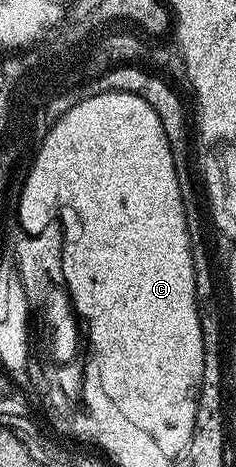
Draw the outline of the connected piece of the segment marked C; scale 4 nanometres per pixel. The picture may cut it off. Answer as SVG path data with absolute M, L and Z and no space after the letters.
M111 91L73 105L73 109L57 120L45 137L26 181L28 188L43 187L41 197L57 205L59 223L63 229L62 282L71 296L76 316L84 328L87 326L85 339L95 339L99 367L103 367L103 384L107 386L111 399L123 407L124 413L131 415L139 427L147 427L147 431L159 439L159 447L163 447L163 451L179 451L179 447L187 443L187 435L191 435L191 411L195 411L195 399L199 398L199 386L203 384L203 334L199 324L199 305L195 302L195 266L191 256L193 235L187 229L188 208L183 207L185 197L179 188L179 176L175 172L175 158L165 137L161 117L157 117L157 113L153 113L150 105L139 95L128 91Z

